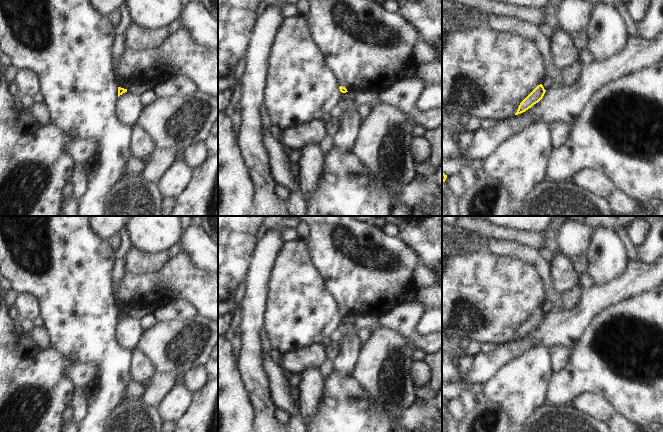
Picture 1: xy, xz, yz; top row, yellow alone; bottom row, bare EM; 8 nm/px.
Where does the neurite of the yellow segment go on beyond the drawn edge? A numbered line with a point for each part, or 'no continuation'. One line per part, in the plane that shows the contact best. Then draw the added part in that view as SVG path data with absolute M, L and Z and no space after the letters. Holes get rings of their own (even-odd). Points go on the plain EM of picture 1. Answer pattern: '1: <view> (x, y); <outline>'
no continuation

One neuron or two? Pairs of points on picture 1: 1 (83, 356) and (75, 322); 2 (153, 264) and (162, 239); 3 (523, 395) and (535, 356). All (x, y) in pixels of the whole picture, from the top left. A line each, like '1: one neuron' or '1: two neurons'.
1: one neuron
2: two neurons
3: one neuron

